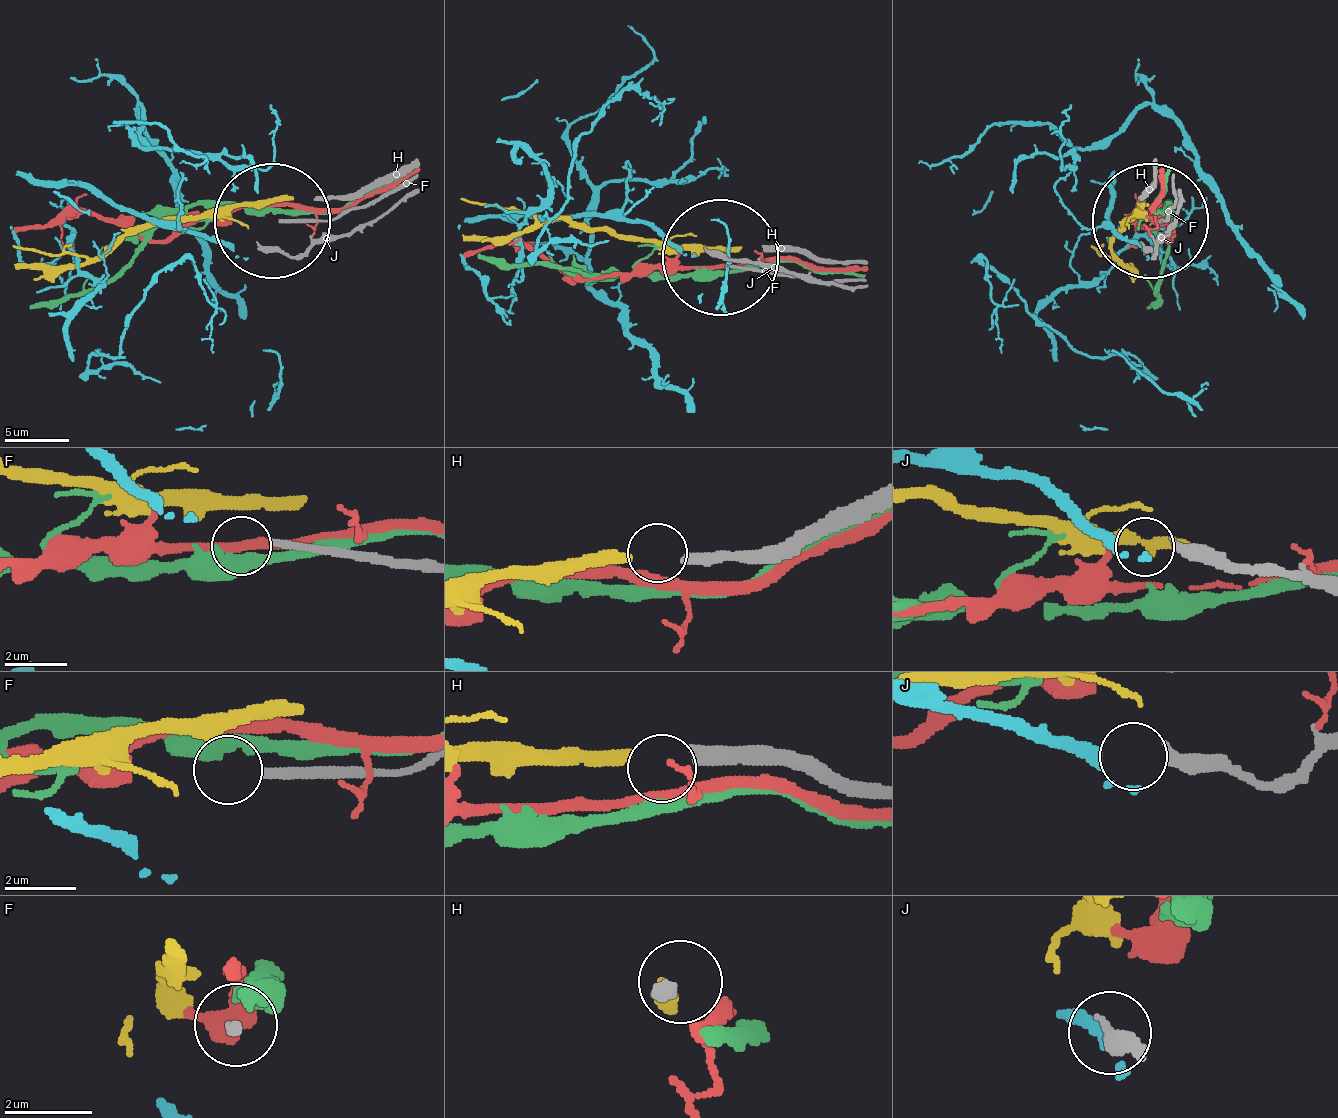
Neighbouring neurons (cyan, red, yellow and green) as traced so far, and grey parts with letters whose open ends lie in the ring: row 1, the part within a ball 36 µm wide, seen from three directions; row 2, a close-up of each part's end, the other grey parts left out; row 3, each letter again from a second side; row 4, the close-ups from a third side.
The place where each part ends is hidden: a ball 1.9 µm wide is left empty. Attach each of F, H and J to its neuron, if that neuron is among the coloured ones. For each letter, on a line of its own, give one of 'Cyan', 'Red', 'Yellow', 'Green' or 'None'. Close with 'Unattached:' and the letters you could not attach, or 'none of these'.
F: None
H: Yellow
J: Cyan
Unattached: F

